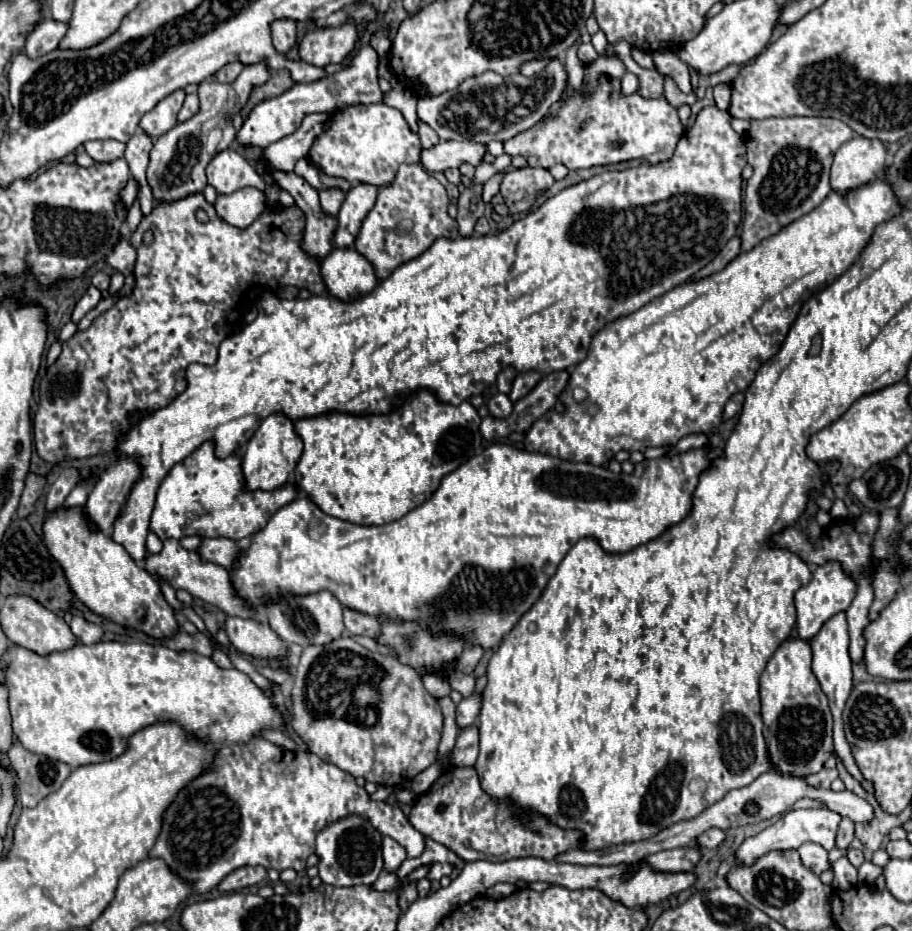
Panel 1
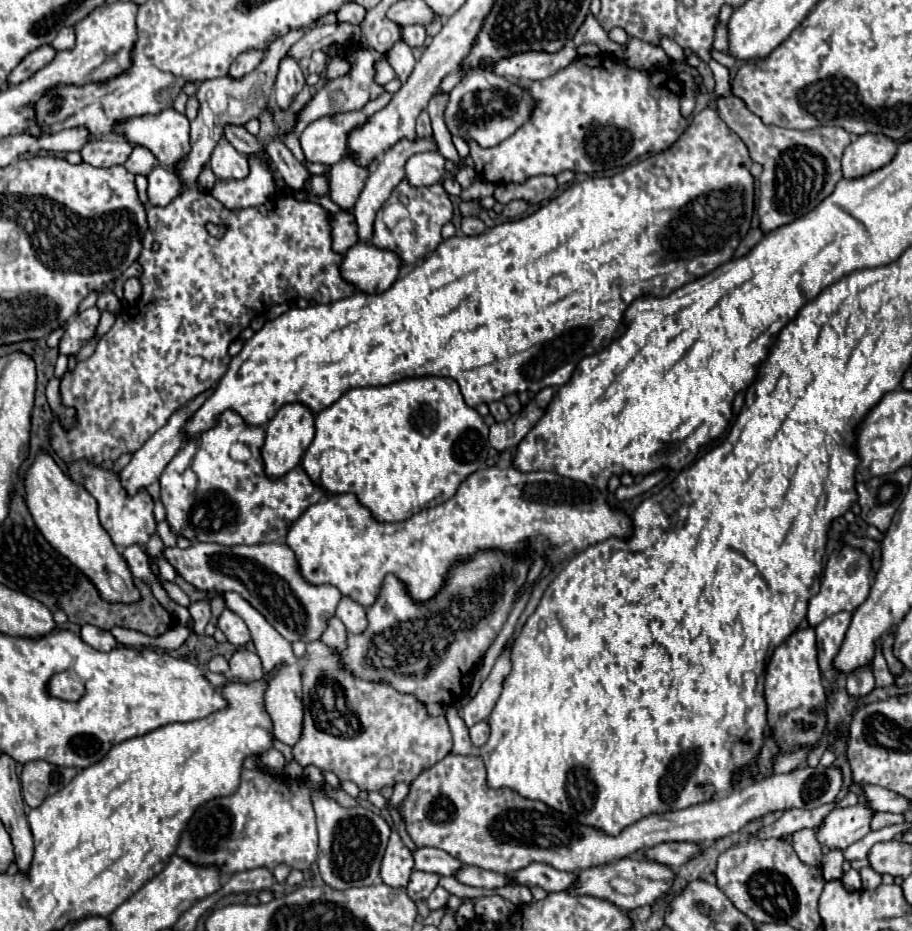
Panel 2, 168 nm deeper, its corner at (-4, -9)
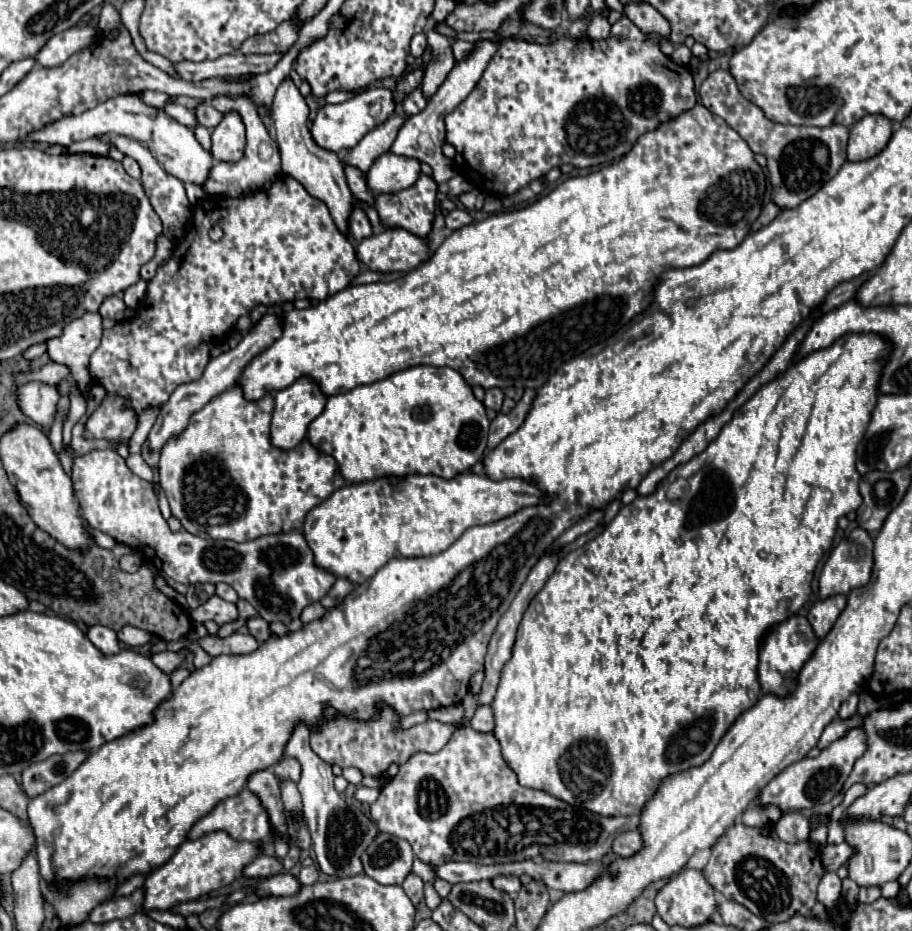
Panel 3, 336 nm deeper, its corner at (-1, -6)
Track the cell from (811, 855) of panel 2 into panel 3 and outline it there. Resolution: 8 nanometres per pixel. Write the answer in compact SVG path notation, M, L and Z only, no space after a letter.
M782 813L782 817L778 819L778 823L774 825L778 837L786 843L800 843L800 841L808 841L808 833L810 833L810 823L802 813Z

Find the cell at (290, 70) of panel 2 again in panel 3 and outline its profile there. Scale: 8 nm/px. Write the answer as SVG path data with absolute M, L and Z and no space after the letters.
M286 77L274 97L272 105L272 119L276 127L276 141L282 157L282 173L288 173L290 177L296 177L312 193L312 197L320 197L332 213L332 219L336 227L346 235L348 233L348 217L352 211L352 191L348 191L348 183L344 181L344 169L340 165L340 159L336 153L330 153L326 149L320 149L310 135L310 129L306 125L308 121L308 105L304 97L300 95L298 87L290 77Z

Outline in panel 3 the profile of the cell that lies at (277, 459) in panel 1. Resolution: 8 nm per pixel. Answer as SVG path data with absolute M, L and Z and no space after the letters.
M306 377L298 379L290 387L274 393L274 413L270 423L270 439L272 445L280 451L292 451L296 445L300 445L306 437L308 425L324 411L326 397L320 393L320 389Z

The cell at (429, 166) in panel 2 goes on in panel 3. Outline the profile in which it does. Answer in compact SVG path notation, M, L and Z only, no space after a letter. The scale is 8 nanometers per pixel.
M394 153L380 155L368 171L368 189L378 193L396 193L400 189L412 187L420 177L420 161L410 157L400 157Z

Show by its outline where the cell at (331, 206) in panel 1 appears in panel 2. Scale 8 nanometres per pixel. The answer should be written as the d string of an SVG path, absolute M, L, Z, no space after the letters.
M345 154L337 164L331 166L331 200L343 210L351 210L365 186L369 168L355 162L355 154Z

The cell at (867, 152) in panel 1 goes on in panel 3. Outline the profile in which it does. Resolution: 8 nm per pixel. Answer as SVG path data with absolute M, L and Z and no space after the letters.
M866 115L852 129L846 149L848 161L866 161L888 145L892 137L892 121L884 115Z

